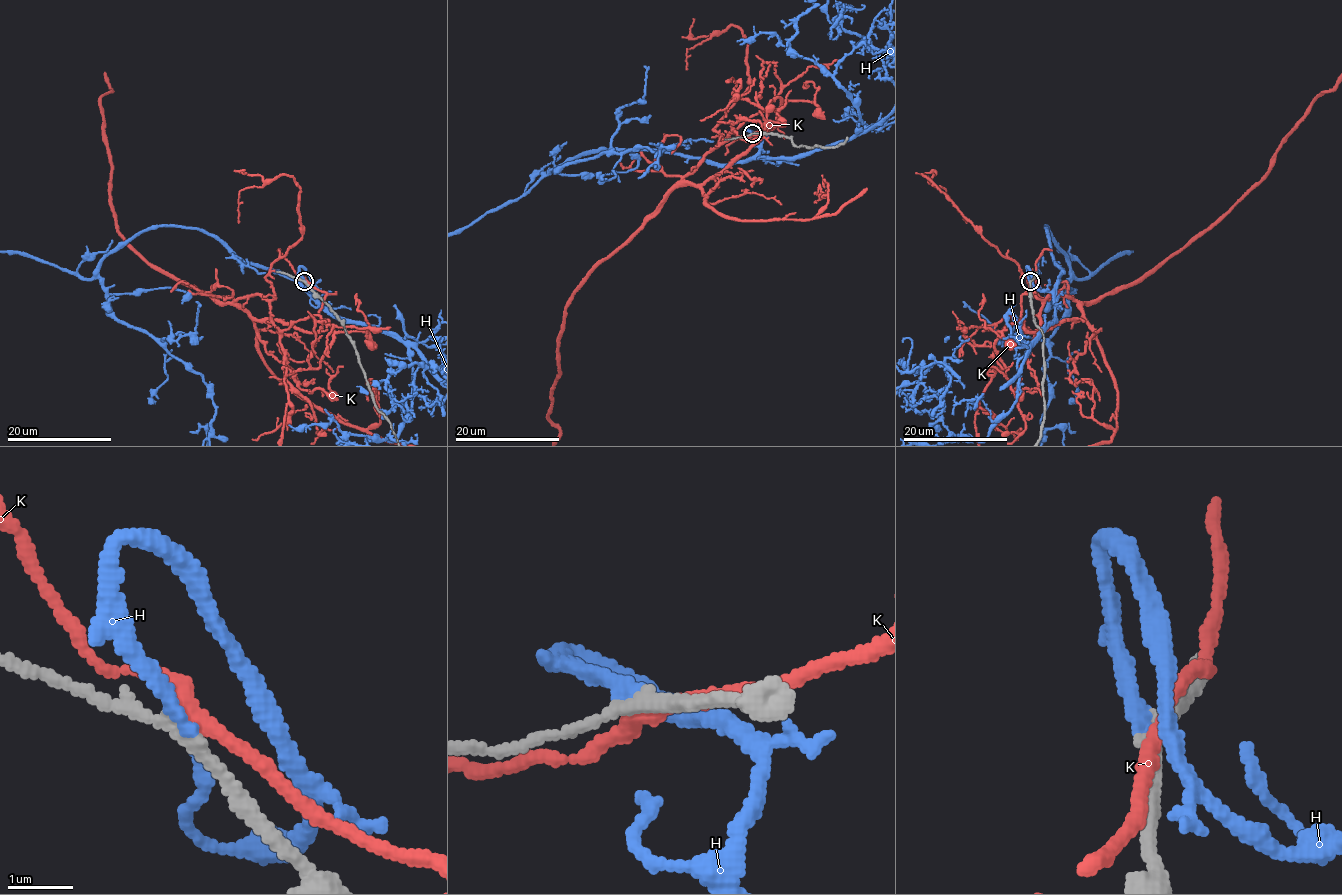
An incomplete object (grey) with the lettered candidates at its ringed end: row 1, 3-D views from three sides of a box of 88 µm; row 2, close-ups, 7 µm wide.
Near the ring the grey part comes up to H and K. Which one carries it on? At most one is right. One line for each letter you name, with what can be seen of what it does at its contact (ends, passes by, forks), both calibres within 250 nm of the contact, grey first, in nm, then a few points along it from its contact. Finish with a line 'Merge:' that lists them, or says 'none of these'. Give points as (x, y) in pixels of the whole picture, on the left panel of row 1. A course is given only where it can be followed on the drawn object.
H: it ends; calibres 190 and 200 nm
Merge: H

